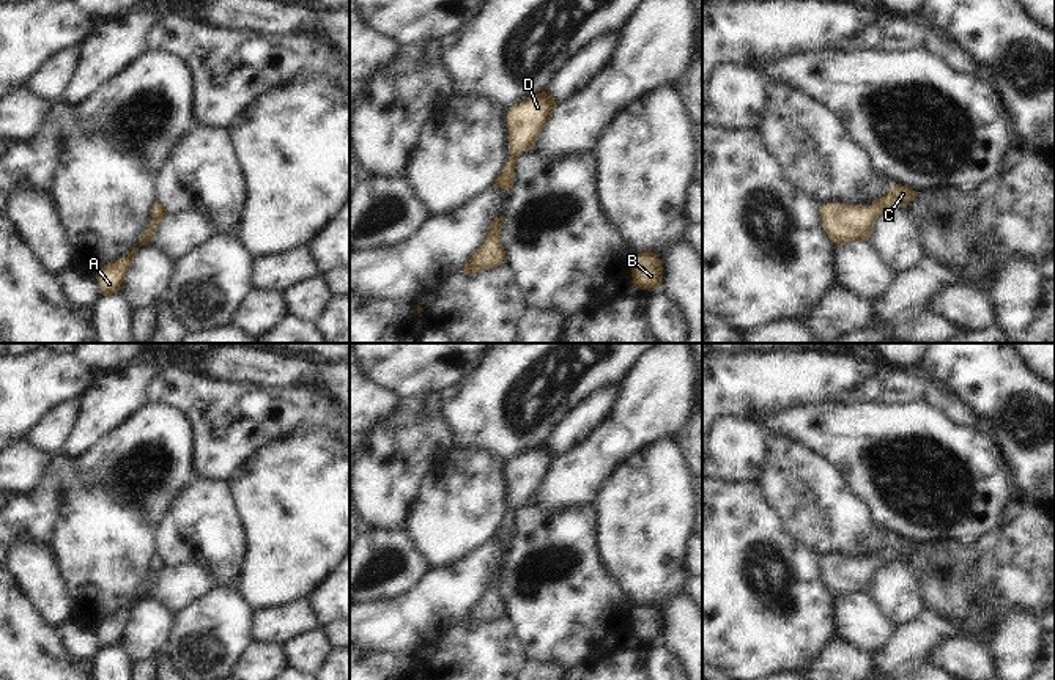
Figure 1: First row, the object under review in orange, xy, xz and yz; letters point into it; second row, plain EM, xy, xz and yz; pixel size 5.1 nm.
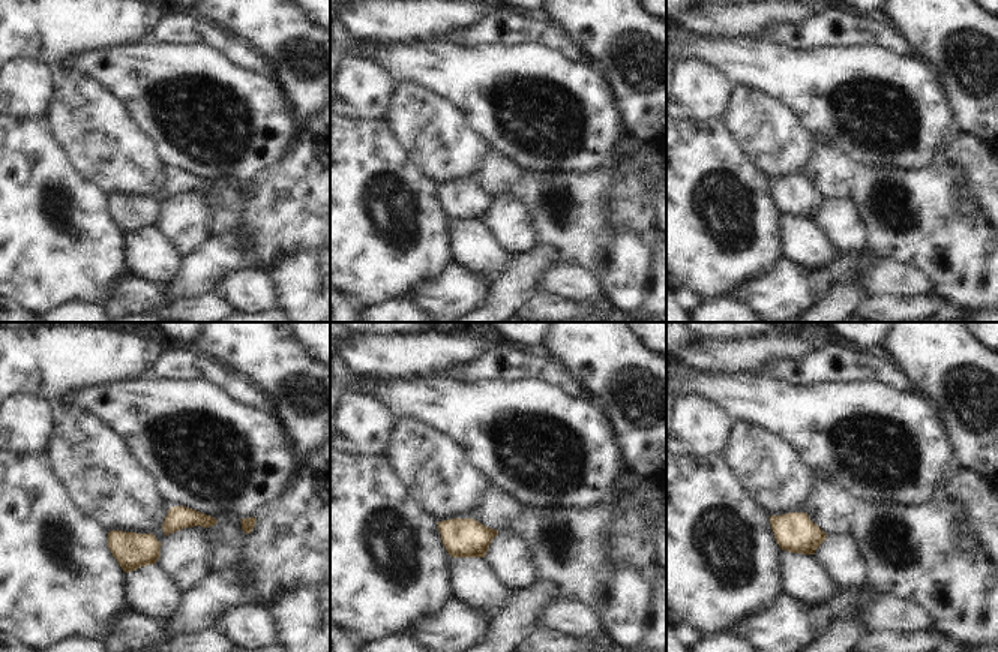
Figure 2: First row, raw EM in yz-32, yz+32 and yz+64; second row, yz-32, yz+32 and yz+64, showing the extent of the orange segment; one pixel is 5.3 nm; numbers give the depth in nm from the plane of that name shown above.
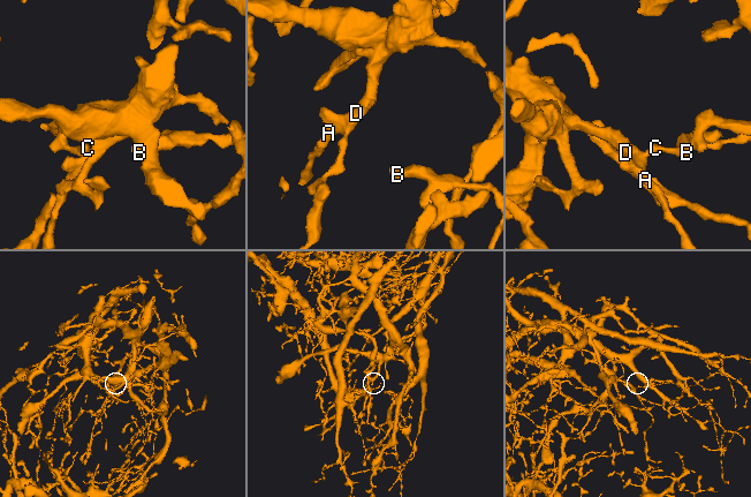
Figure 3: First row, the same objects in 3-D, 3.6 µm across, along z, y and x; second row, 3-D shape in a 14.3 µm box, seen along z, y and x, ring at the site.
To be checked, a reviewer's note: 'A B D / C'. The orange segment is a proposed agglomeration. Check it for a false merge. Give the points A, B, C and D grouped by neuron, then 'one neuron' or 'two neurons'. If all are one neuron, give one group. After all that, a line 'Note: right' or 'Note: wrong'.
A B C D | one neuron
Note: wrong

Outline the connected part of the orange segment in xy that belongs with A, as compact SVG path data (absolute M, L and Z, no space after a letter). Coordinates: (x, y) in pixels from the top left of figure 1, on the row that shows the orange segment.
M157 201L153 209L153 220L146 227L146 231L145 231L143 238L140 239L139 246L134 247L128 257L120 258L113 263L107 263L96 271L96 280L101 286L102 296L110 296L110 294L123 290L128 274L132 266L132 260L134 260L139 247L150 244L150 241L154 238L159 222L167 214L168 214L168 211Z

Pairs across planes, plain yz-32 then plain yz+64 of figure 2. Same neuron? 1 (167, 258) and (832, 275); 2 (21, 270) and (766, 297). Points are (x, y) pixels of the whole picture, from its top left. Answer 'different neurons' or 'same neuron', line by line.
1: different neurons
2: different neurons

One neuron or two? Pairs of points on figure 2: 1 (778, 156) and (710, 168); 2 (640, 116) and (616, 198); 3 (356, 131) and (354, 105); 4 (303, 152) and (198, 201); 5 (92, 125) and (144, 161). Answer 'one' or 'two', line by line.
1: two
2: two
3: two
4: two
5: one

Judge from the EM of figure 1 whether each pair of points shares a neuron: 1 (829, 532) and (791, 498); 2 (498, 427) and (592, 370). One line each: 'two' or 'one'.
1: one
2: one

